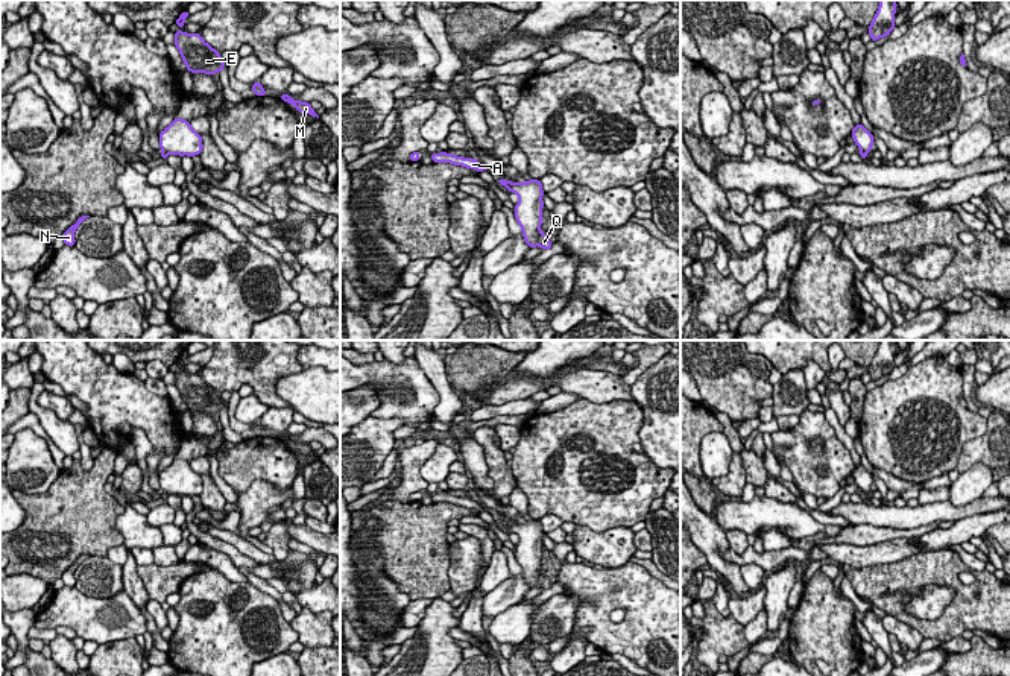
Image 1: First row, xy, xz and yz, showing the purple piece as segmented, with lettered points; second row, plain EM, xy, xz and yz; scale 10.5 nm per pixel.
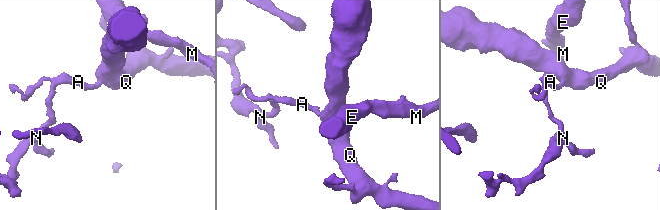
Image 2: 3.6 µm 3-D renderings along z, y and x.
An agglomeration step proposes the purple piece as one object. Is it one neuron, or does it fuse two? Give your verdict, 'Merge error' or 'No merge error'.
Merge error

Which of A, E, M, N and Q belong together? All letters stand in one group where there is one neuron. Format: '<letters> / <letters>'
A E M N / Q

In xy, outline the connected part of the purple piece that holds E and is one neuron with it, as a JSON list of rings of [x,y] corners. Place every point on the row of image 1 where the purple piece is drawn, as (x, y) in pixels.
[[[182,30],[173,33],[173,44],[178,47],[188,71],[216,74],[223,70],[225,62],[219,52],[207,44],[200,33],[185,33]]]

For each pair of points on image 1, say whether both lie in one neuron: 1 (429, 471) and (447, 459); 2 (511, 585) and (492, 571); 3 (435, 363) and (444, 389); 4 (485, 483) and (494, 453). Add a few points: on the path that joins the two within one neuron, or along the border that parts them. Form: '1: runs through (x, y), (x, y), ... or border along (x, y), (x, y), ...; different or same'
1: runs through (433, 470), (442, 461); same
2: border along (509, 576), (485, 596); different
3: runs through (435, 369), (441, 383); same
4: border along (476, 442), (483, 451), (492, 480), (492, 495); different

